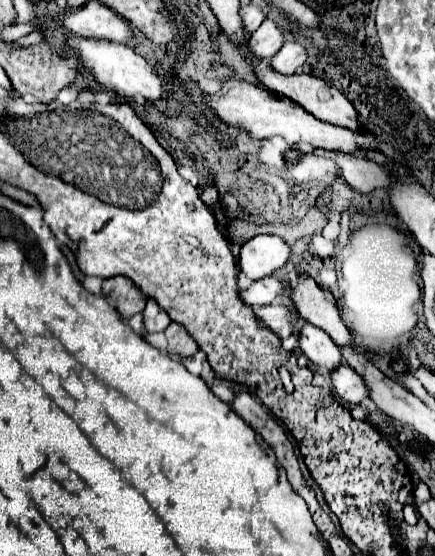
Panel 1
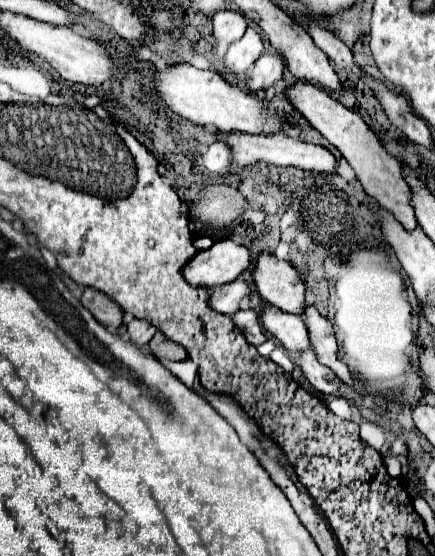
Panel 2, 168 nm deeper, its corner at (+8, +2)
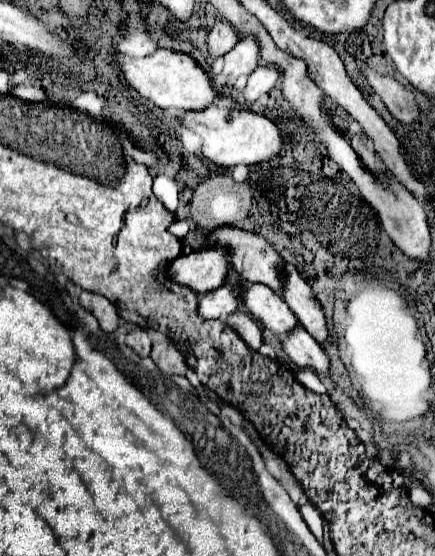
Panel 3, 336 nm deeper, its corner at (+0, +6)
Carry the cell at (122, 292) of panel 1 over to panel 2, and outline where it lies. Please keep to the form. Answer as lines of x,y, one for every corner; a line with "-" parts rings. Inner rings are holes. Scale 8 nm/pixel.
86,287
84,295
80,297
80,301
84,303
86,309
92,311
92,315
106,327
120,327
122,325
122,317
124,317
124,309
120,309
116,305
116,301
112,301
106,293

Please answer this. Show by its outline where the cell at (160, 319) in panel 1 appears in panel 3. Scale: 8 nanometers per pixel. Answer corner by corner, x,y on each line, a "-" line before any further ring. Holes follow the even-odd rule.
134,329
132,333
126,335
126,345
138,353
140,357
148,357
150,355
150,347
152,347
152,341
150,341
150,333
148,329

